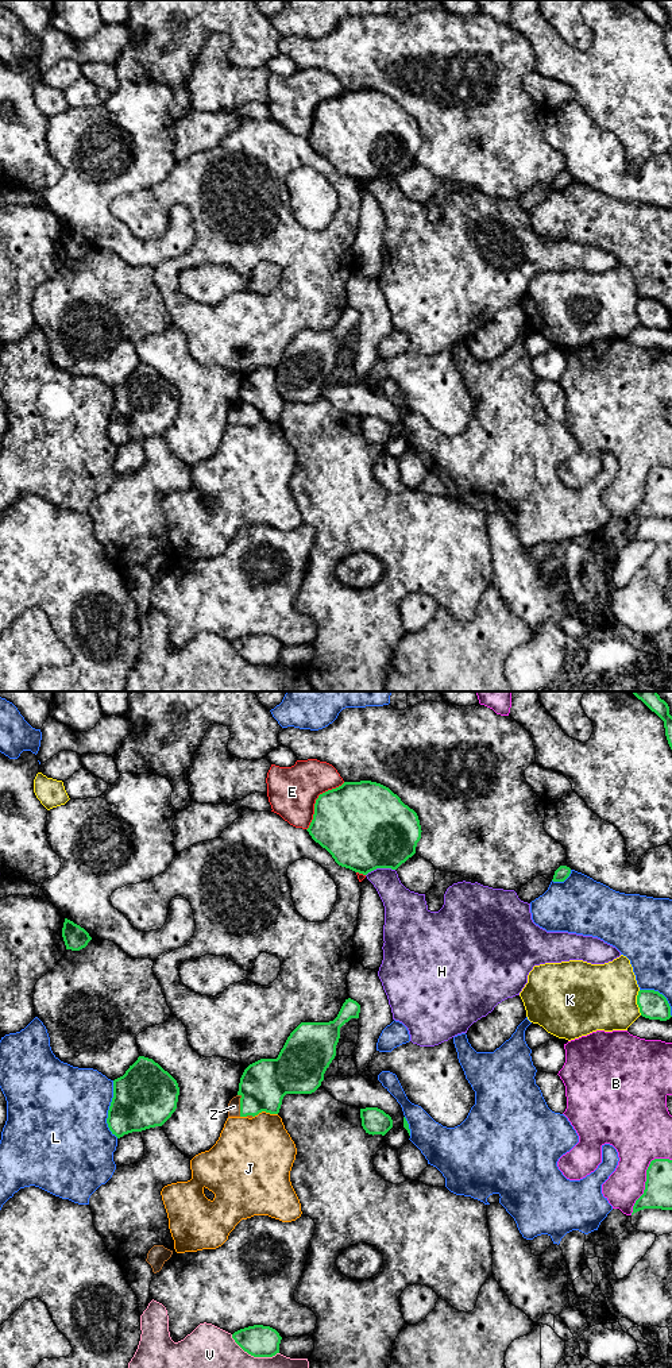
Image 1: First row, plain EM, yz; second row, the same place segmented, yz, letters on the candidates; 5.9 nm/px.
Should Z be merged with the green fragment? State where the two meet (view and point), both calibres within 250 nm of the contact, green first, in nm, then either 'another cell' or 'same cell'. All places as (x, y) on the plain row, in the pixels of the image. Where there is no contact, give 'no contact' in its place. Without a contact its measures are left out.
meets green in yz at (240, 413); 280 nm thick on the green side, 80 nm on the other; same cell

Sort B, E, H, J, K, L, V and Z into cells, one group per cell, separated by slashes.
B / E / H / J / K / L / V / Z

